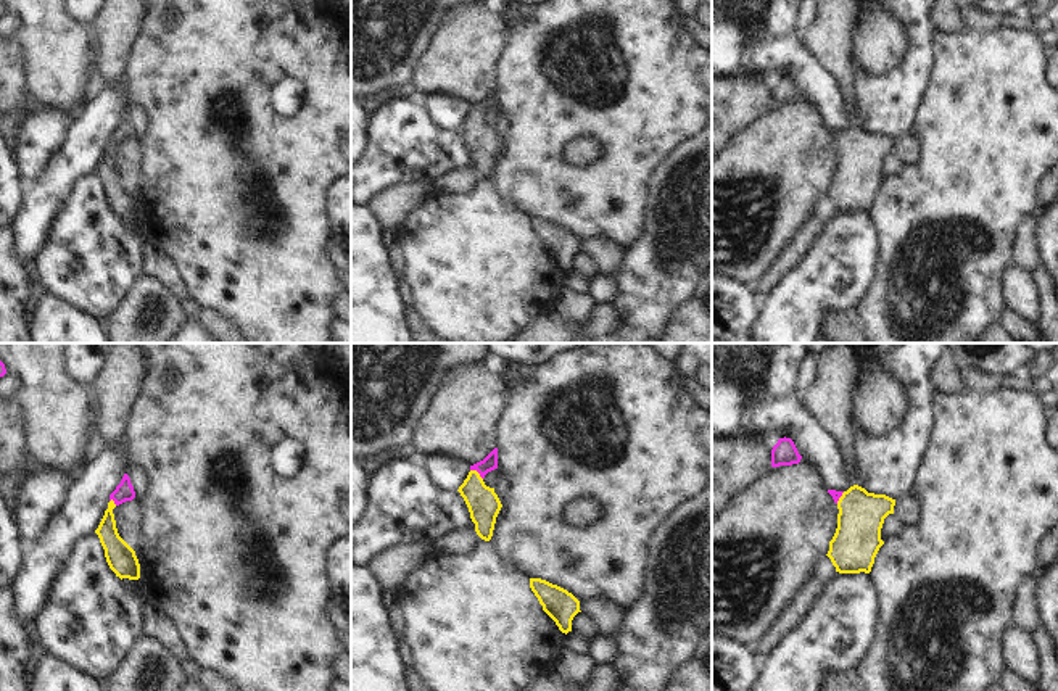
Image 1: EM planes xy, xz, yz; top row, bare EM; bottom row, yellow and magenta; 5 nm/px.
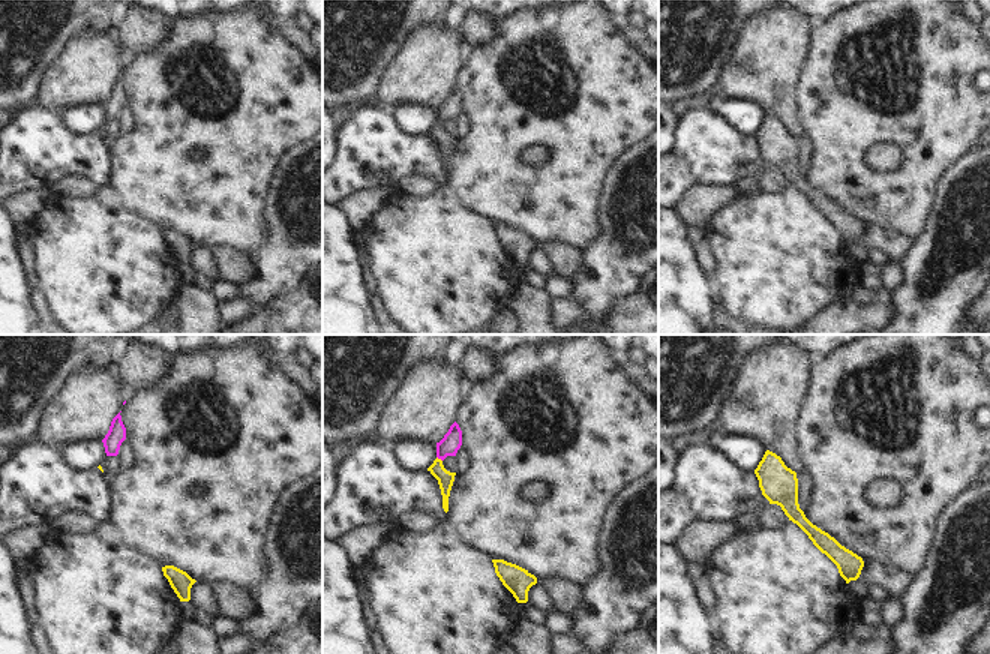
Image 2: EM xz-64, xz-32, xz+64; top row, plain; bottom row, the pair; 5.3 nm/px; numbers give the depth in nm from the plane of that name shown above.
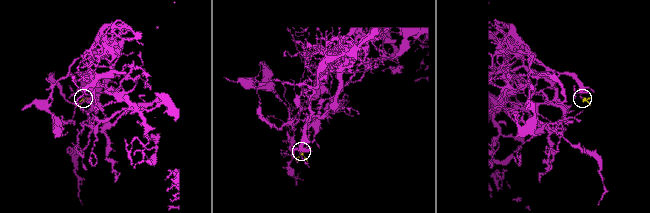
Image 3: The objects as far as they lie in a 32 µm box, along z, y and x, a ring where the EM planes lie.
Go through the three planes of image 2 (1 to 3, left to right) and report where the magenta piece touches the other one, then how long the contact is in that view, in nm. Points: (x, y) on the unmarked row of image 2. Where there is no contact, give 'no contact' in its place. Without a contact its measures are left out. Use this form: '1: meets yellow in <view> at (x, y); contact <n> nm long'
1: no contact
2: meets yellow in xz-32 at (440, 123); contact 40 nm long
3: no contact

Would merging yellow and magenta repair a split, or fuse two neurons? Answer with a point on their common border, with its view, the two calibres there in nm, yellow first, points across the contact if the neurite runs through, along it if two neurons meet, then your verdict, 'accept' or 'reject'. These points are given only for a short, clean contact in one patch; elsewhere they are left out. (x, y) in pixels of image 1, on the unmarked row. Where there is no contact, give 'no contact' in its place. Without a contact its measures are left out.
xz (477, 111) | 160/80 nm | across xz (483, 144), (477, 134), (477, 111), (490, 102) | accept

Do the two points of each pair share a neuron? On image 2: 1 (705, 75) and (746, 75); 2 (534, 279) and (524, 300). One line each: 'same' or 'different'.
1: different
2: different

